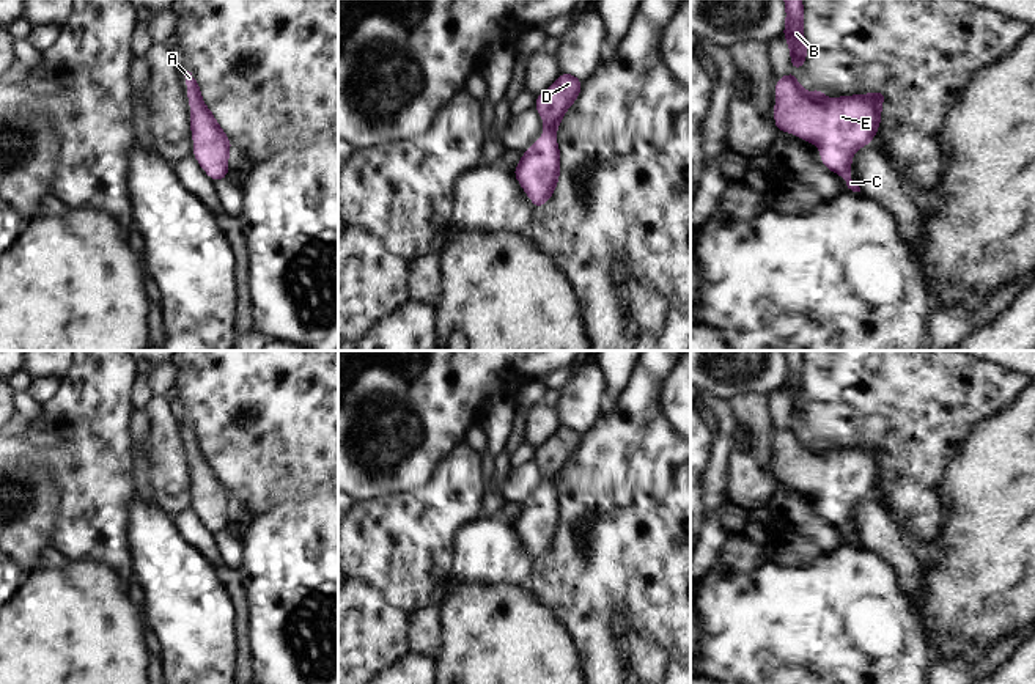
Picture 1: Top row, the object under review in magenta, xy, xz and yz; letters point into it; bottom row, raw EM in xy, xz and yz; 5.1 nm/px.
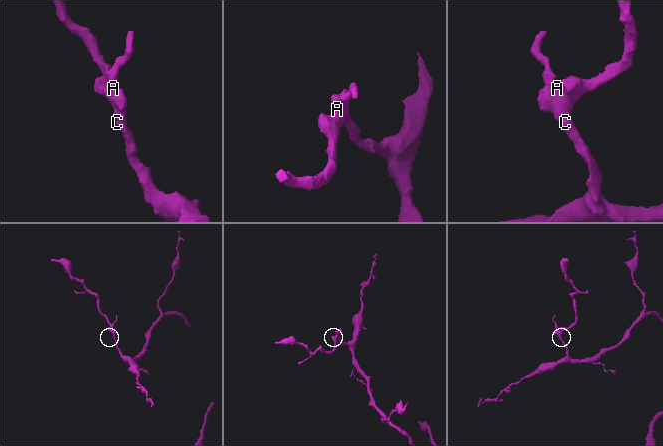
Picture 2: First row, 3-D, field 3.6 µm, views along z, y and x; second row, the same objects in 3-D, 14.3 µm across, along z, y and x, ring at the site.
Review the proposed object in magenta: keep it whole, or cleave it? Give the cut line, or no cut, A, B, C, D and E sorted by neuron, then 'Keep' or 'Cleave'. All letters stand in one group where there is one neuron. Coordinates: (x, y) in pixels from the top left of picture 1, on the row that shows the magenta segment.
No split. Groups: A B C D E. Keep.

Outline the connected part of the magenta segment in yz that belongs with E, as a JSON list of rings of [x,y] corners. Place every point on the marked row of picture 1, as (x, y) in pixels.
[[[788,74],[777,80],[775,96],[777,131],[818,145],[824,167],[846,179],[845,190],[860,192],[859,184],[848,178],[851,157],[878,132],[886,94],[878,90],[831,101],[816,88],[808,96],[794,74]]]

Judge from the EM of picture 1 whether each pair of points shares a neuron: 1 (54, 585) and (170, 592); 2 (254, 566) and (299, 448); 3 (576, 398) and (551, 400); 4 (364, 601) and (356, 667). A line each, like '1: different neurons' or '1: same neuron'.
1: different neurons
2: different neurons
3: different neurons
4: same neuron

